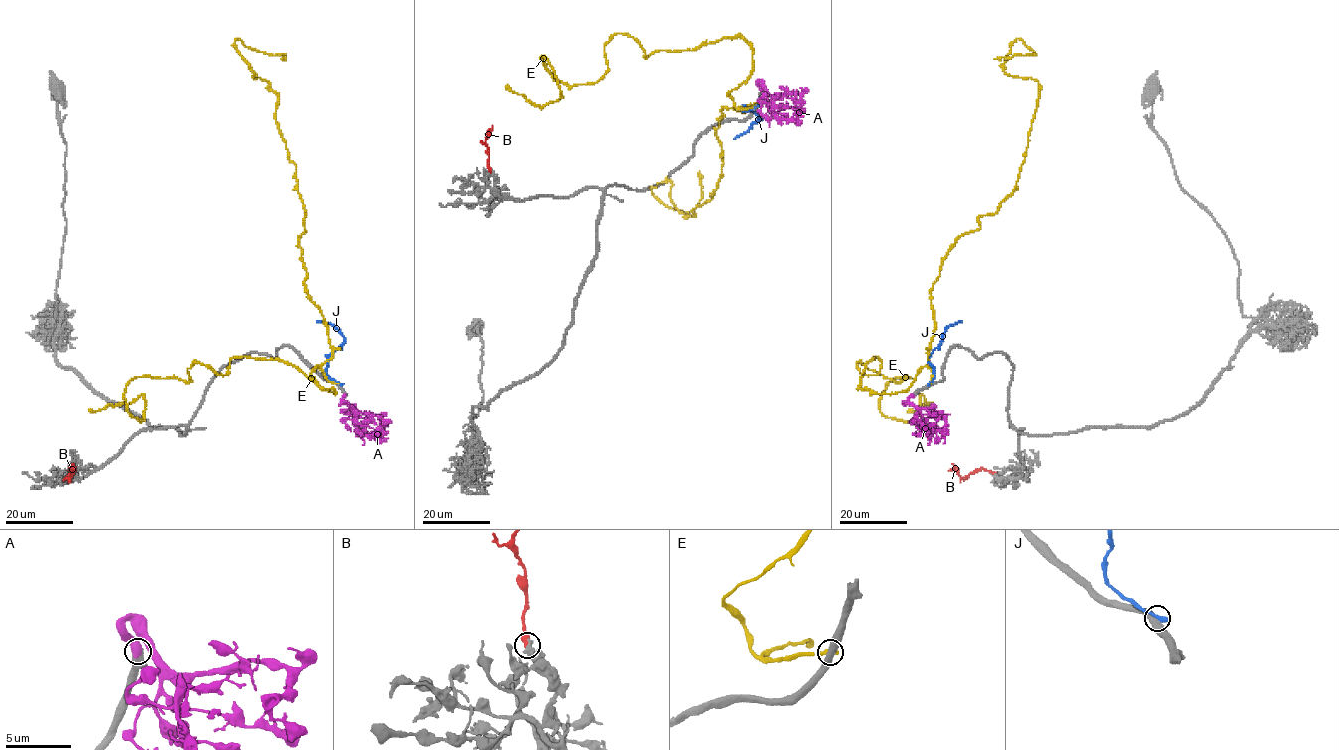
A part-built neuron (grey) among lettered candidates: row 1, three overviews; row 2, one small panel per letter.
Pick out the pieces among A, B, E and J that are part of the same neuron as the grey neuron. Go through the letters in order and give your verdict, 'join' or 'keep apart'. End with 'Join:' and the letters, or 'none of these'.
A: join
B: keep apart
E: keep apart
J: keep apart
Join: A

